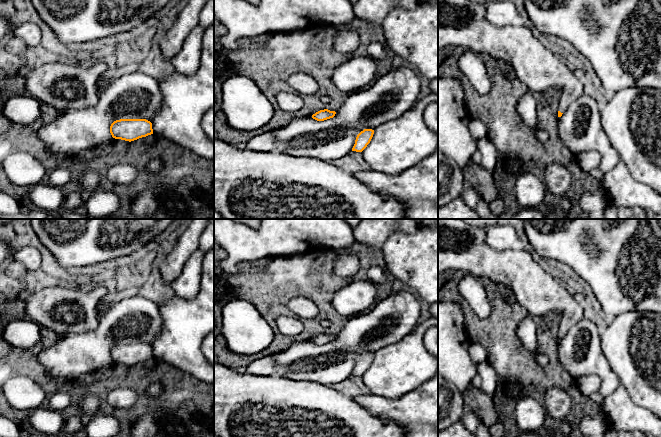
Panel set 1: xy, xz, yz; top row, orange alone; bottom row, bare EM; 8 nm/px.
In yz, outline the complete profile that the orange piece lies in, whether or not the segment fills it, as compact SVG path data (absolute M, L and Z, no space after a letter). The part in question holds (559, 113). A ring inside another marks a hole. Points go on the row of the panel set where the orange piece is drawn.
M438 0L438 50L462 46L477 54L485 53L509 67L531 93L555 92L559 97L558 117L584 94L583 84L573 73L572 64L554 48L546 47L532 31L522 24L499 27L485 15L483 3L470 0Z

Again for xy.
M120 119L110 126L113 138L134 141L153 134L152 123L146 119Z

